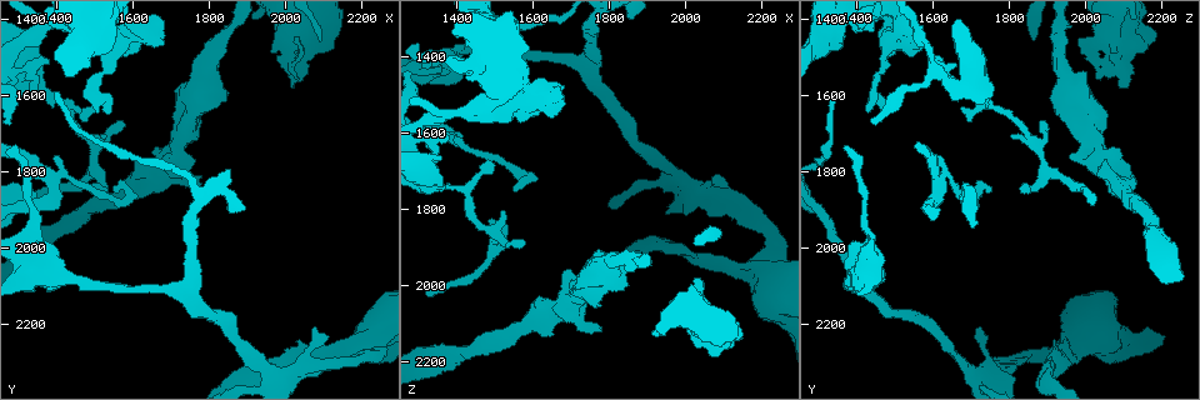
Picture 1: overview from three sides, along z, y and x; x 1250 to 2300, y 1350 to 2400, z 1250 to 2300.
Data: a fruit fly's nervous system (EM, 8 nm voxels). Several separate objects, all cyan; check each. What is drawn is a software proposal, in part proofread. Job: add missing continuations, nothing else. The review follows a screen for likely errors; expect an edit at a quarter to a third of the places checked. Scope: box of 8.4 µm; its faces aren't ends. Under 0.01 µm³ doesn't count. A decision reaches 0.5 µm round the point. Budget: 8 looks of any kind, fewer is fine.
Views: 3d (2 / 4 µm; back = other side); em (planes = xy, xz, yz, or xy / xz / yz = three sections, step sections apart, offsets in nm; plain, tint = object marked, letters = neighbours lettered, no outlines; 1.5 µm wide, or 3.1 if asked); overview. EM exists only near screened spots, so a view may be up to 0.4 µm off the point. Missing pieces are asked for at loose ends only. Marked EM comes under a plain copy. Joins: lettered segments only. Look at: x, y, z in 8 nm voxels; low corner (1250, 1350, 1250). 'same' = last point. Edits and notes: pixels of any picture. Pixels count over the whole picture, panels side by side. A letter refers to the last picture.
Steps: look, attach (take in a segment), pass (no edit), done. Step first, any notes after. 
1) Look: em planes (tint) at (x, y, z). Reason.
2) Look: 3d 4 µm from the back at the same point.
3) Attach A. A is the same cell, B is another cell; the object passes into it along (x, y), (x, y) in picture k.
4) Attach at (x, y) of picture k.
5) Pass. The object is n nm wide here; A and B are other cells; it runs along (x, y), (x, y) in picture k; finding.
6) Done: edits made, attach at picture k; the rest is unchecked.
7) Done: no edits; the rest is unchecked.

Look: 3d 2 µm at (1395, 1600, 1350). Free end.

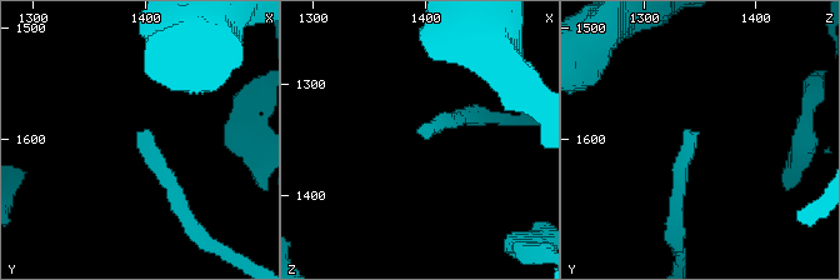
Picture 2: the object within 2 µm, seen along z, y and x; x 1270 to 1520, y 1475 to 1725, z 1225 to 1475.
Look: em planes (letters) at (1394, 1594, 1350). Need the tissue.

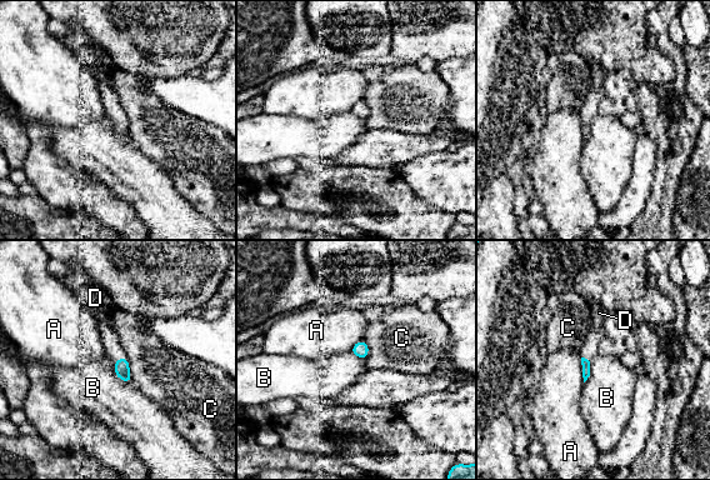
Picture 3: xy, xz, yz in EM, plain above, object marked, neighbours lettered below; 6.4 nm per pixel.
Attach D. D is the same cell, A, B and C are other cells; the object passes into it along (121, 365), (120, 358), (110, 339) in picture 3; it goes on there.

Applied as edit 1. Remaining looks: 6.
Look: em planes (letters) at (1380, 1515, 1615). Free end.

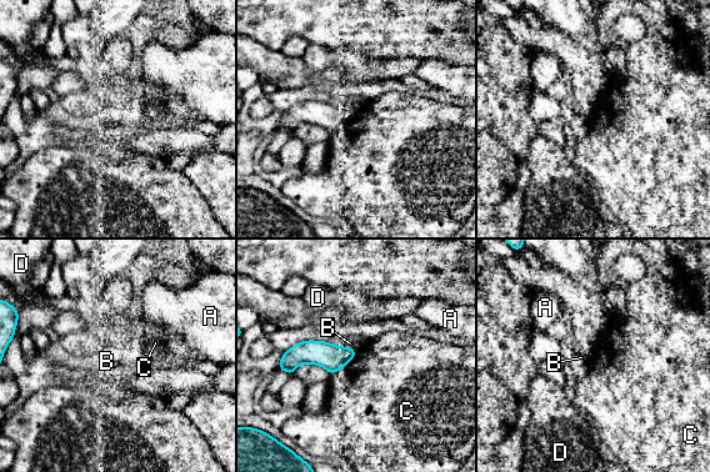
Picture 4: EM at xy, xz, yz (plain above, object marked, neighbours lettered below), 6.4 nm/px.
Pass. A, B, C and D are other cells; none of them fits.

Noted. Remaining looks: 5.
Look: 3d 2 µm at (1390, 1755, 1610). Three-way junction.

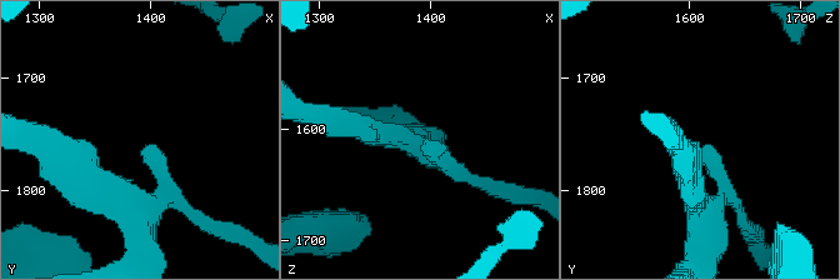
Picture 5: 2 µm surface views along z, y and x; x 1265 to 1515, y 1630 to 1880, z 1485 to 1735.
Look: em yz step 4 (letters) at (1396, 1762, 1614). 3 arms meet here.

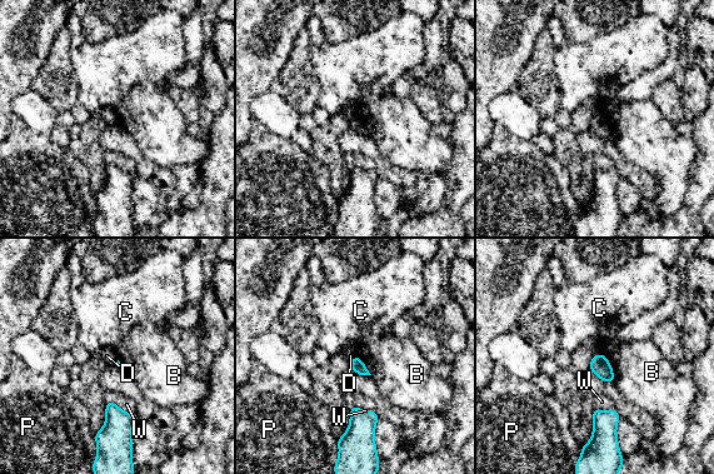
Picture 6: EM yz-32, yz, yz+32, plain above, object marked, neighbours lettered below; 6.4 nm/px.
Look: em planes (letters) at the same point.

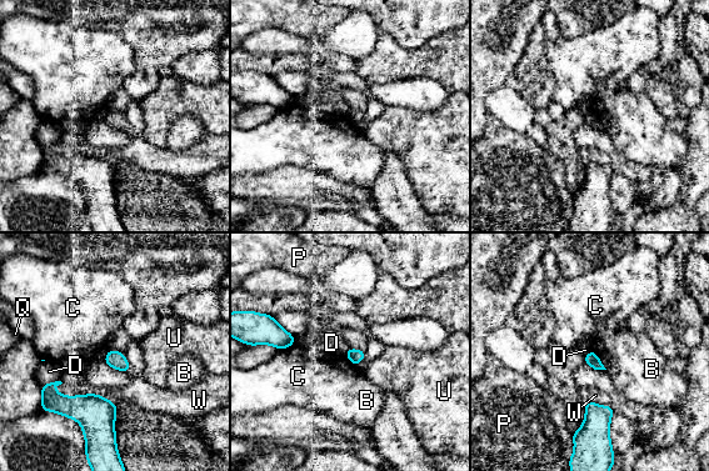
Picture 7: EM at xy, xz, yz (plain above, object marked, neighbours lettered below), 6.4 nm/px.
Pass. B, C, D, P, Q, U and W are other cells; none of them fits.

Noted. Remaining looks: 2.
Done: edits made, attach at picture 3; the rest is unchecked.

